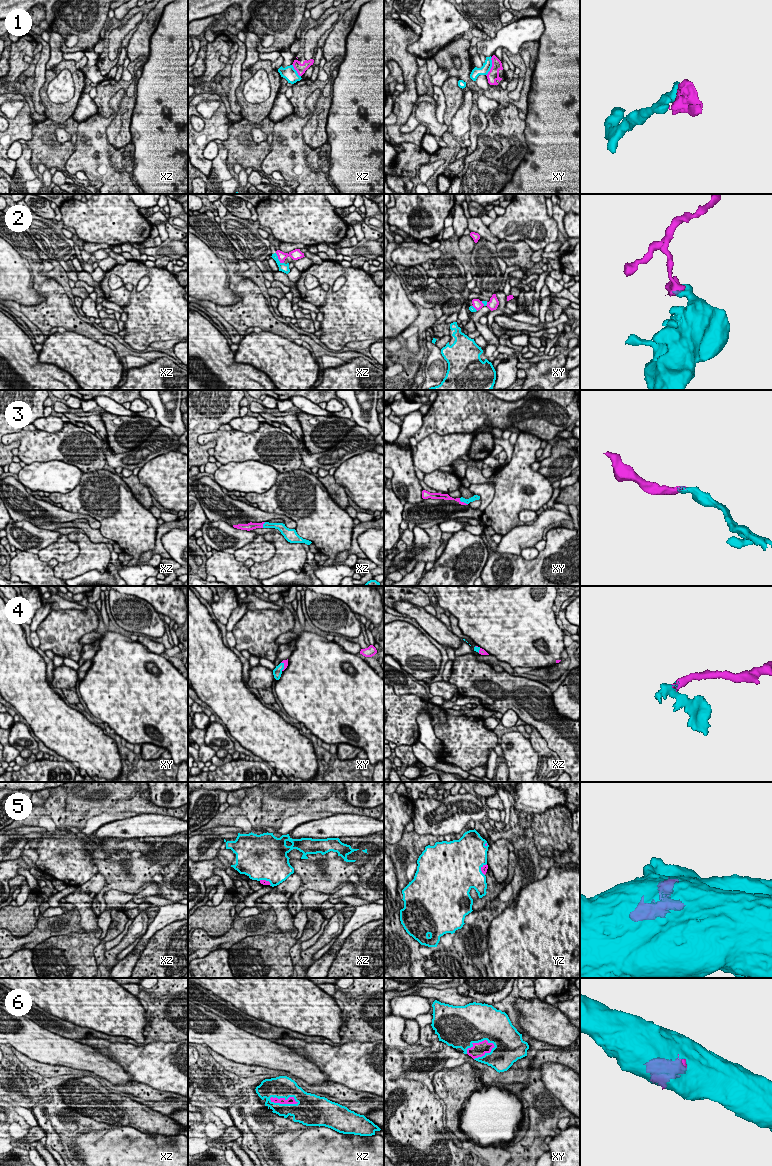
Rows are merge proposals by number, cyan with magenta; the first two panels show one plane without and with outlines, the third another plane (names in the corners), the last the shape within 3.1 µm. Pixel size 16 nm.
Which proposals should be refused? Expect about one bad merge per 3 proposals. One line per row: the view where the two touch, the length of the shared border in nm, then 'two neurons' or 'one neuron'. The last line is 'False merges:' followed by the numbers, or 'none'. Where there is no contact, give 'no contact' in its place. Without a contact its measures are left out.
1: meets cyan in xy; contact 320 nm long; two neurons
2: meets cyan in xz; contact 220 nm long; two neurons
3: meets cyan in xy; contact 180 nm long; one neuron
4: meets cyan in xy; contact 150 nm long; one neuron
5: meets cyan in yz; contact 220 nm long; one neuron
6: meets cyan in xy; contact 500 nm long; one neuron
False merges: 1, 2

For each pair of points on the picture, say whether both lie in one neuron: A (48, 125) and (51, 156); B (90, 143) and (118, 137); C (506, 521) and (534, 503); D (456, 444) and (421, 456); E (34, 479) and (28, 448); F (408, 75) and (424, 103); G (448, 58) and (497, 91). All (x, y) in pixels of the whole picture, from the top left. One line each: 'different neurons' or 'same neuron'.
A: same neuron
B: different neurons
C: same neuron
D: same neuron
E: different neurons
F: different neurons
G: same neuron

